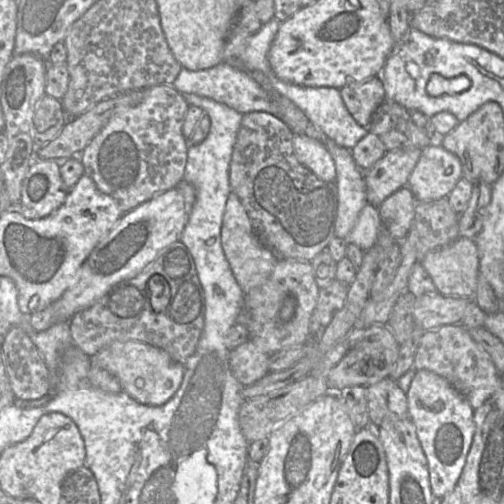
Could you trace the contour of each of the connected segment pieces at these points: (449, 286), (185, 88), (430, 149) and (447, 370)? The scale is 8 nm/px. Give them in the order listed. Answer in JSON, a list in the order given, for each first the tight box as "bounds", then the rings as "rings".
[{"bounds":[421,237,480,299],"rings":[[[459,237],[447,246],[430,251],[421,265],[440,294],[474,299],[480,274],[474,238]]]},{"bounds":[173,63,278,116],"rings":[[[227,63],[218,64],[207,70],[189,71],[181,69],[173,85],[180,94],[195,94],[225,104],[237,112],[267,112],[278,116],[277,105],[273,98],[254,81],[247,71],[236,69]]]},{"bounds":[407,141,462,202],"rings":[[[435,141],[422,150],[407,185],[417,202],[433,201],[448,197],[462,177],[460,159]]]},{"bounds":[414,324,501,410],"rings":[[[462,324],[443,325],[425,331],[417,349],[414,368],[429,370],[445,378],[475,410],[481,407],[499,388],[501,376],[491,356],[470,336]]]}]

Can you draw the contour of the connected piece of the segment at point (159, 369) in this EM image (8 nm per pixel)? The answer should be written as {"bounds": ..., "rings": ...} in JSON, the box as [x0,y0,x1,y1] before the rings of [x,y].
{"bounds":[91,340,185,406],"rings":[[[134,340],[114,341],[91,356],[92,366],[98,366],[112,374],[120,383],[122,391],[140,404],[162,406],[178,391],[185,373],[185,366],[175,361],[166,351],[147,343]]]}

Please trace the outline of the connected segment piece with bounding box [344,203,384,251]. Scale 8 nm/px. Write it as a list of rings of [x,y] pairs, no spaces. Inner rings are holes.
[[[367,203],[361,210],[356,225],[344,239],[348,244],[353,243],[367,251],[376,244],[382,228],[384,227],[378,207]]]

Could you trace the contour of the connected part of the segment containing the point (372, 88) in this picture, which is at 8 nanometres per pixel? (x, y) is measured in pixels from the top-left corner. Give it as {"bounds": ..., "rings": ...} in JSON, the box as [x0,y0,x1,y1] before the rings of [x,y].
{"bounds":[339,75,386,127],"rings":[[[377,75],[339,90],[349,113],[362,127],[370,125],[374,112],[386,99],[384,85]]]}

